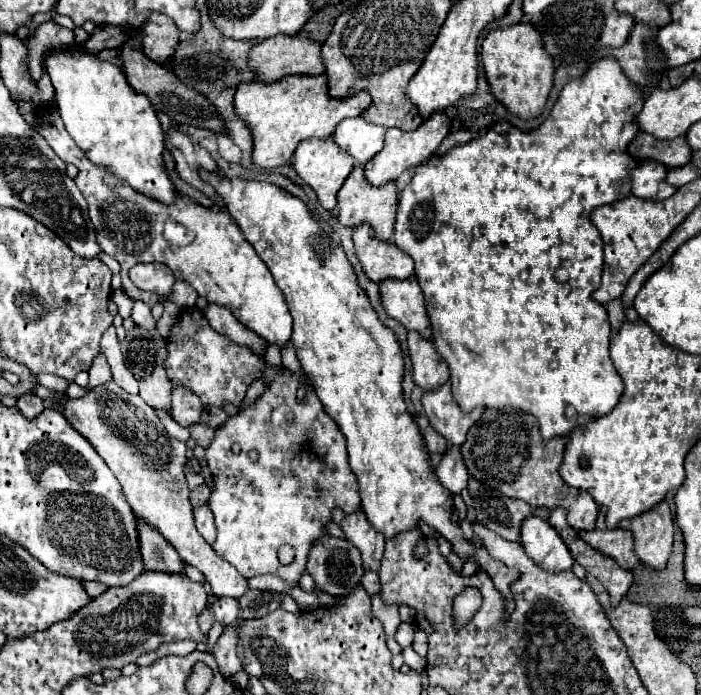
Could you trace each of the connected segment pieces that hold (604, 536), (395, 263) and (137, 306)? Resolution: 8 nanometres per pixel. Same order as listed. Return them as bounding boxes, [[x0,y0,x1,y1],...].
[[580,508,640,570],[354,226,414,284],[132,302,156,330]]

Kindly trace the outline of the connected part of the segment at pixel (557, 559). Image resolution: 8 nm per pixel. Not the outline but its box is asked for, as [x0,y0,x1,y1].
[520,516,574,572]

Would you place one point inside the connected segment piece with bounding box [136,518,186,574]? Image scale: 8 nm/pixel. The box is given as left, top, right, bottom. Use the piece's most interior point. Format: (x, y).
(158, 554)

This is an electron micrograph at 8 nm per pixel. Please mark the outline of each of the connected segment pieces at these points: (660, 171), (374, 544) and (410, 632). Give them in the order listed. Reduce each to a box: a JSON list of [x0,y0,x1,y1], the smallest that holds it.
[[630,160,676,200],[340,512,384,570],[395,622,415,649]]

